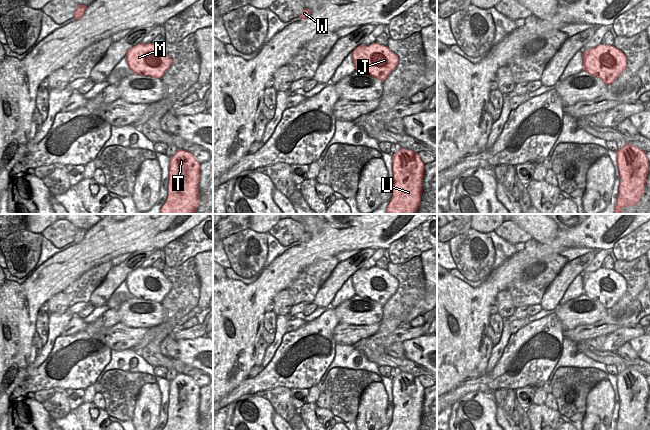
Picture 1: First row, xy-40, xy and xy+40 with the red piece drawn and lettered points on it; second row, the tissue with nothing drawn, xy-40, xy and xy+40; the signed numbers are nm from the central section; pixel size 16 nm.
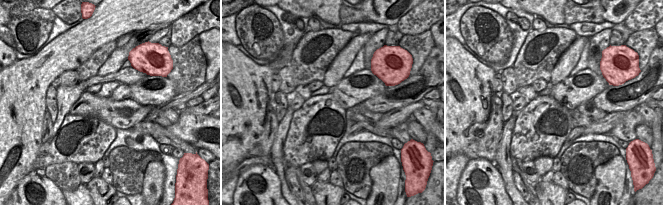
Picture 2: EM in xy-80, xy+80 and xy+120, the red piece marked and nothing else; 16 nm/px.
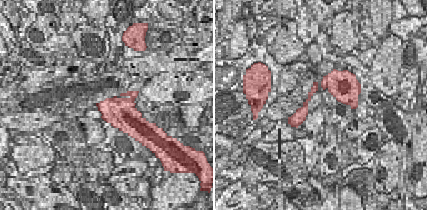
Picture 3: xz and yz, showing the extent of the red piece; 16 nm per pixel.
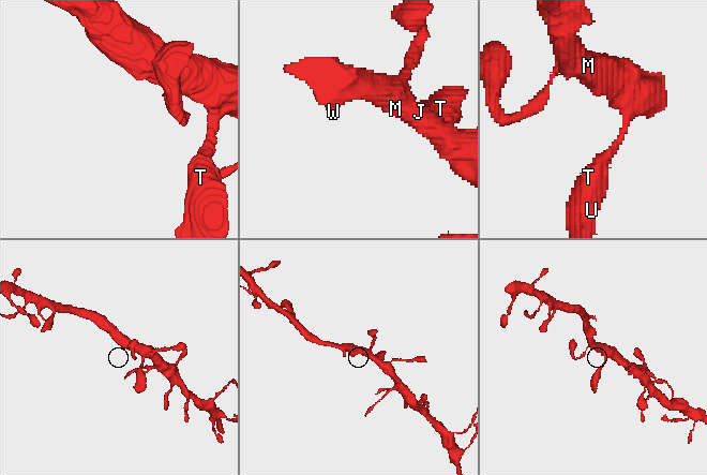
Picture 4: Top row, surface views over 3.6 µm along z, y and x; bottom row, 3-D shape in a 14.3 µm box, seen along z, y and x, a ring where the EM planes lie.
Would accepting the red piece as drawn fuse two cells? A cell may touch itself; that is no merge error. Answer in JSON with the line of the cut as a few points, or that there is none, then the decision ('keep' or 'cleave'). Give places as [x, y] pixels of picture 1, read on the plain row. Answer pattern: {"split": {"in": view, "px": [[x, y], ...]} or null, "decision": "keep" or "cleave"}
{"split": null, "decision": "keep"}

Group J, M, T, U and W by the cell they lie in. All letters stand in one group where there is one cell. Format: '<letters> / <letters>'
J M T U W

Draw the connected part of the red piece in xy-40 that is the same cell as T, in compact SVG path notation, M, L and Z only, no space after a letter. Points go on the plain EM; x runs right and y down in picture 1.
M178 373L170 381L168 419L163 430L199 430L200 387L186 374Z

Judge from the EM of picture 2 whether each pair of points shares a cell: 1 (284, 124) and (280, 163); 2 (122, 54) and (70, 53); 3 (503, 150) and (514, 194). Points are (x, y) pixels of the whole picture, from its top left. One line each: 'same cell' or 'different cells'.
1: same cell
2: different cells
3: same cell

